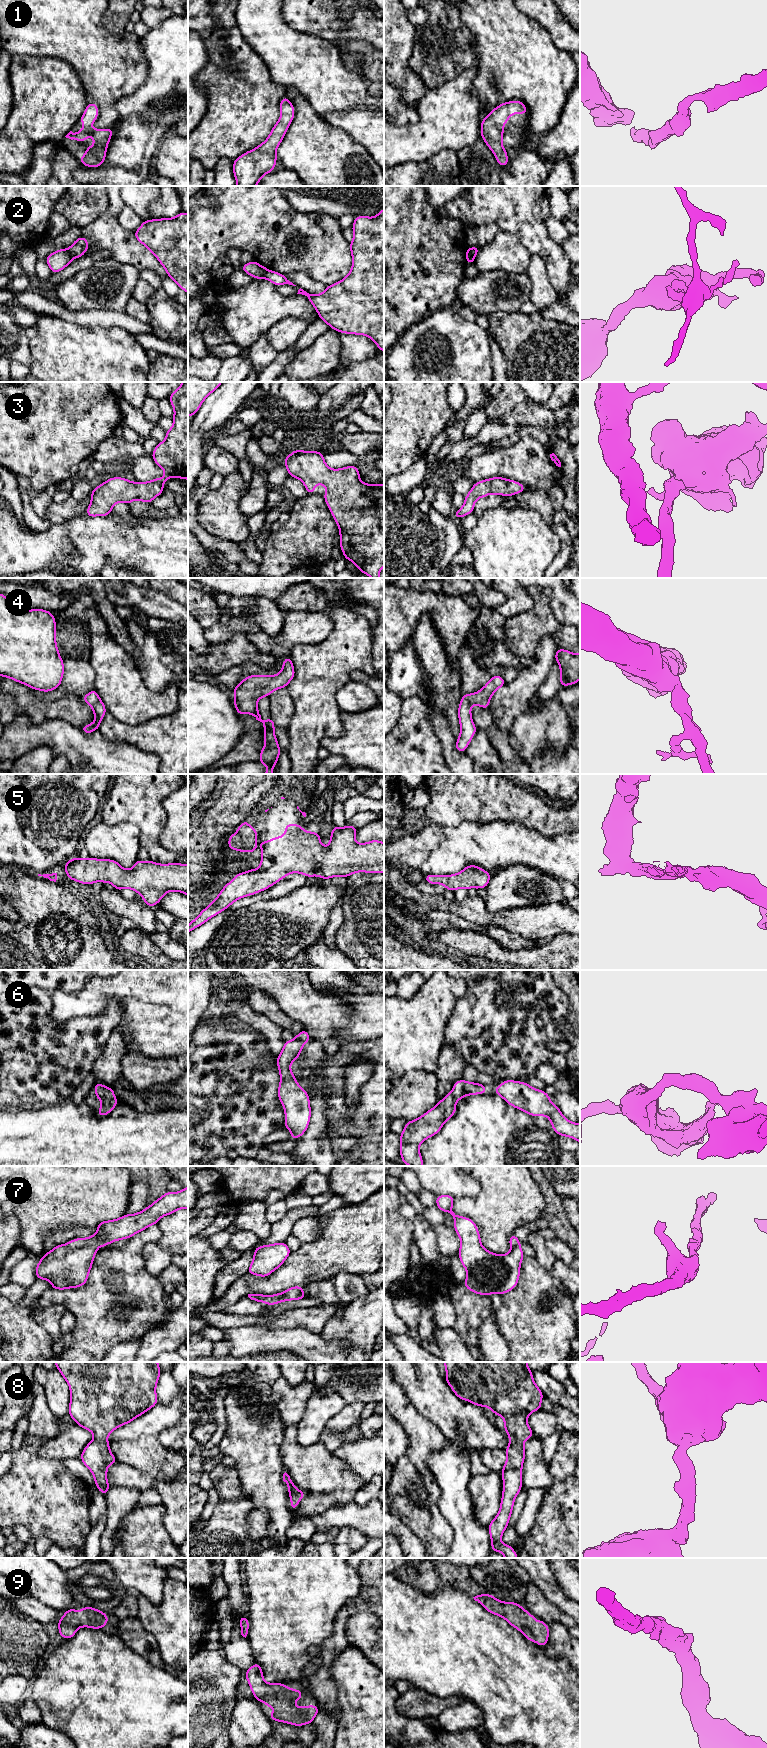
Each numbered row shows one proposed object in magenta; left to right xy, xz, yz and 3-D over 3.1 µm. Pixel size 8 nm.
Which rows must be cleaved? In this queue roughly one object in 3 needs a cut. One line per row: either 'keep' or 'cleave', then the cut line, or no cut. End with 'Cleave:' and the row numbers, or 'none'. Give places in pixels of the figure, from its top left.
1: keep; cut none
2: cleave; cut xy (67, 249), (73, 258)
3: keep; cut none
4: keep; cut none
5: keep; cut none
6: keep; cut none
7: keep; cut none
8: keep; cut none
9: keep; cut none
Cleave: 2

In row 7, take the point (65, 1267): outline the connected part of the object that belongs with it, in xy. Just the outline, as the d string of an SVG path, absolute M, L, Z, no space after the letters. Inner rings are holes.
M188 1186L180 1192L167 1191L141 1212L99 1222L96 1234L57 1245L44 1254L36 1266L36 1278L49 1280L51 1288L58 1290L84 1286L99 1246L105 1247L112 1242L129 1239L157 1224L163 1216L187 1208Z

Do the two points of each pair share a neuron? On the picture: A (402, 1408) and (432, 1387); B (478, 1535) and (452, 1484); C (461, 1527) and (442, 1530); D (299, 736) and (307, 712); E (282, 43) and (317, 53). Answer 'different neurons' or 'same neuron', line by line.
A: different neurons
B: same neuron
C: different neurons
D: same neuron
E: same neuron

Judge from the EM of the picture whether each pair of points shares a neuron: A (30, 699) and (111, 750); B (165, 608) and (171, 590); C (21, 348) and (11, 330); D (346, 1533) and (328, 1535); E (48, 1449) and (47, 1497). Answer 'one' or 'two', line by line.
A: two
B: two
C: one
D: two
E: two

